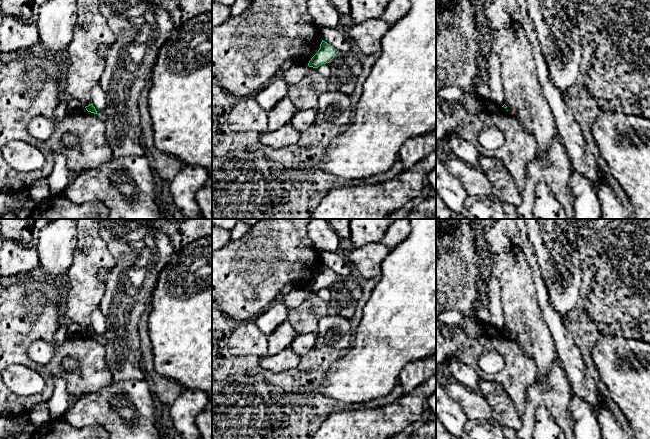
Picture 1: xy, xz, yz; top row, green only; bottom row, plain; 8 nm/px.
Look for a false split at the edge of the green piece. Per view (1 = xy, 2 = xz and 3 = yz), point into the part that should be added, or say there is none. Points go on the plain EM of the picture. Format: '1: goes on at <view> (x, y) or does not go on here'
1: does not go on here
2: does not go on here
3: does not go on here

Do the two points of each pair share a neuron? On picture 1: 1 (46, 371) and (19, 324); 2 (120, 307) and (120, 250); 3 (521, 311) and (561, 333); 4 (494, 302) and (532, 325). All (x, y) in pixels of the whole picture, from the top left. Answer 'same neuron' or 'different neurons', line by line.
1: same neuron
2: same neuron
3: different neurons
4: different neurons

